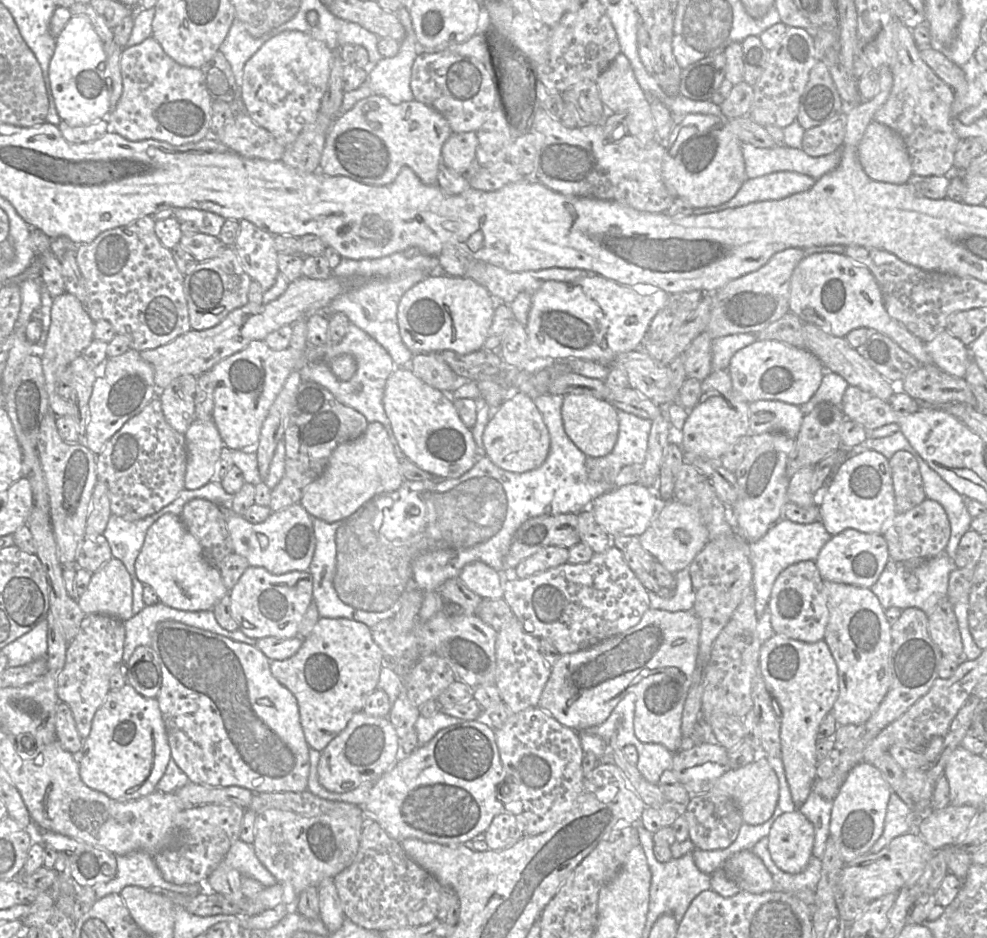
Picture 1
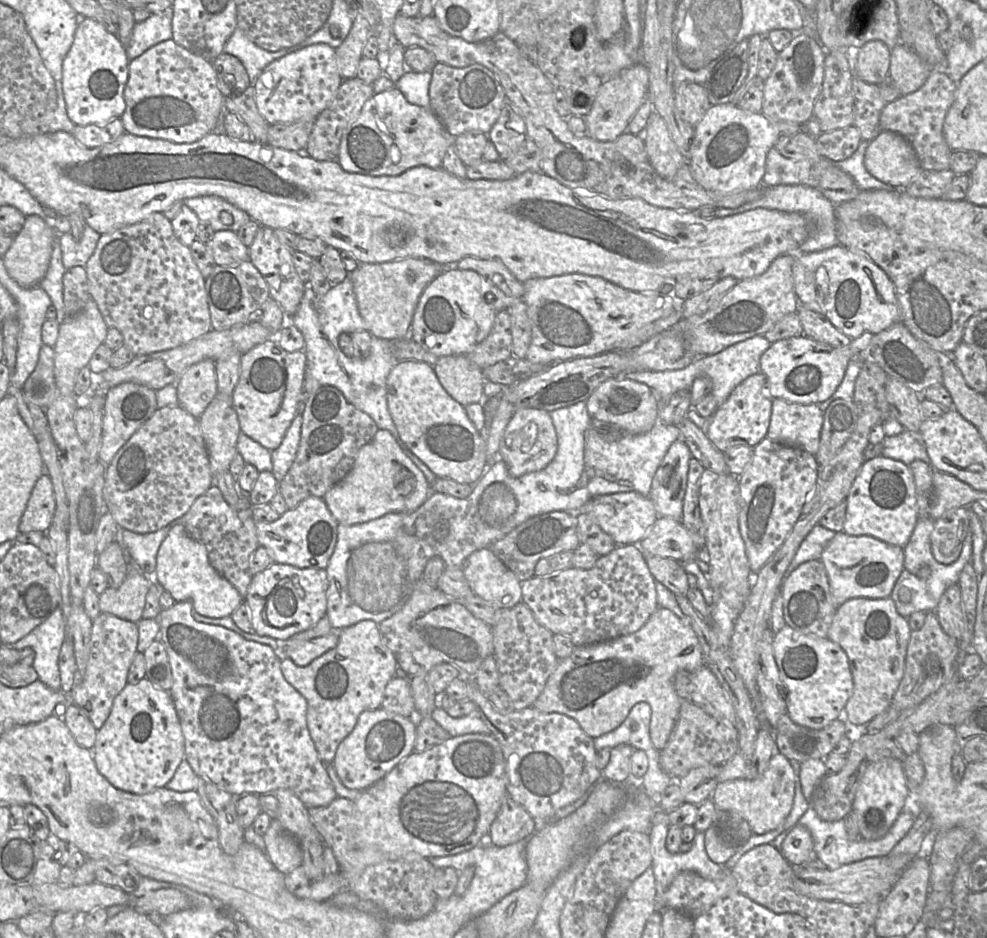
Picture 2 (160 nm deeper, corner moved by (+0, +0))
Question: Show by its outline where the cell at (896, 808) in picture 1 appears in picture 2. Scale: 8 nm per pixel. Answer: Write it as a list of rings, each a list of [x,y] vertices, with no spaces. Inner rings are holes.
[[[910,805],[897,817],[888,832],[876,840],[850,840],[847,836],[845,819],[828,822],[822,820],[810,806],[799,819],[798,824],[806,827],[814,841],[814,856],[821,860],[827,868],[836,869],[842,865],[870,857],[887,856],[898,842],[908,833],[915,820],[915,807]]]

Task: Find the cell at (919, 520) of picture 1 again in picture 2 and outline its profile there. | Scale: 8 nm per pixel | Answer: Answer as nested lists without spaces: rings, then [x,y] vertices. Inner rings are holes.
[[[969,507],[950,509],[934,520],[930,545],[937,562],[950,565],[959,558],[964,540],[970,531],[970,510]]]

